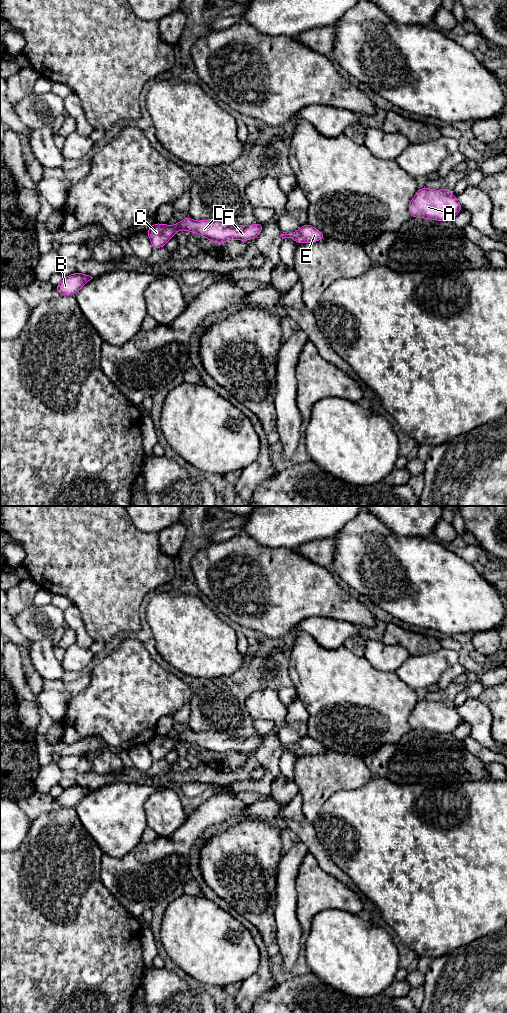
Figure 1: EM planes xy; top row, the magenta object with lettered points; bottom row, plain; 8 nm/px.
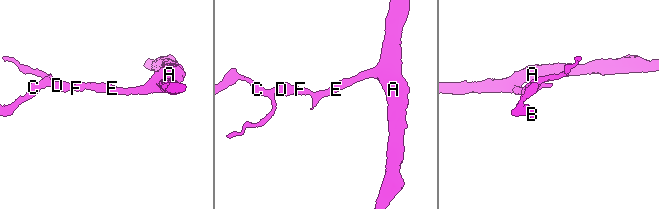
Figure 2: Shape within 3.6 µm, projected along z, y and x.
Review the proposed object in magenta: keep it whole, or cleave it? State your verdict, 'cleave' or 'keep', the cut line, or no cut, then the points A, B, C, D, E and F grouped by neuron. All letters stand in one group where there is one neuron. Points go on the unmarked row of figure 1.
keep; no cut; A B C D E F

